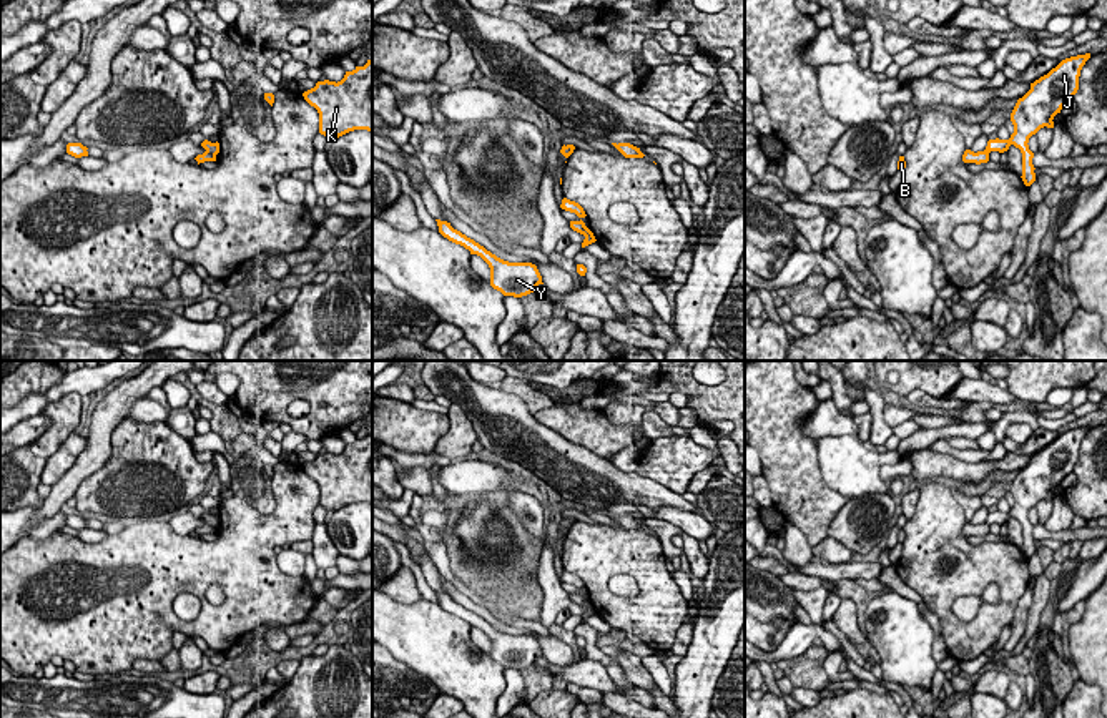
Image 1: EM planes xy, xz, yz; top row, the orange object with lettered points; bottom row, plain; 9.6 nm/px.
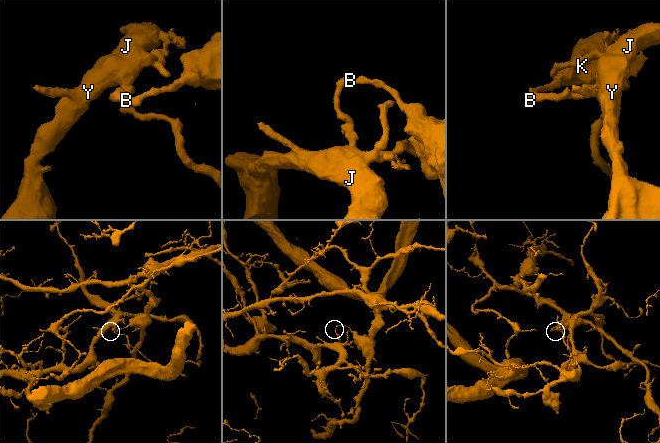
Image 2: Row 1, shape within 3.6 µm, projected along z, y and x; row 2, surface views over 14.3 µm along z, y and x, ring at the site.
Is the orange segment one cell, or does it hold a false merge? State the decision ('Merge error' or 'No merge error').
Merge error

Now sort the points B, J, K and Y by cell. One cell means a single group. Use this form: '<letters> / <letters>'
B K / J Y

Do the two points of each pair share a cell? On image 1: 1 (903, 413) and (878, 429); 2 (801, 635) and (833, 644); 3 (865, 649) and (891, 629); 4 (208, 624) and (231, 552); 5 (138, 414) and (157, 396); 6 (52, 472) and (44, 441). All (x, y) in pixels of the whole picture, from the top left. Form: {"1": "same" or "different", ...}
{"1": "different", "2": "same", "3": "different", "4": "same", "5": "same", "6": "different"}

